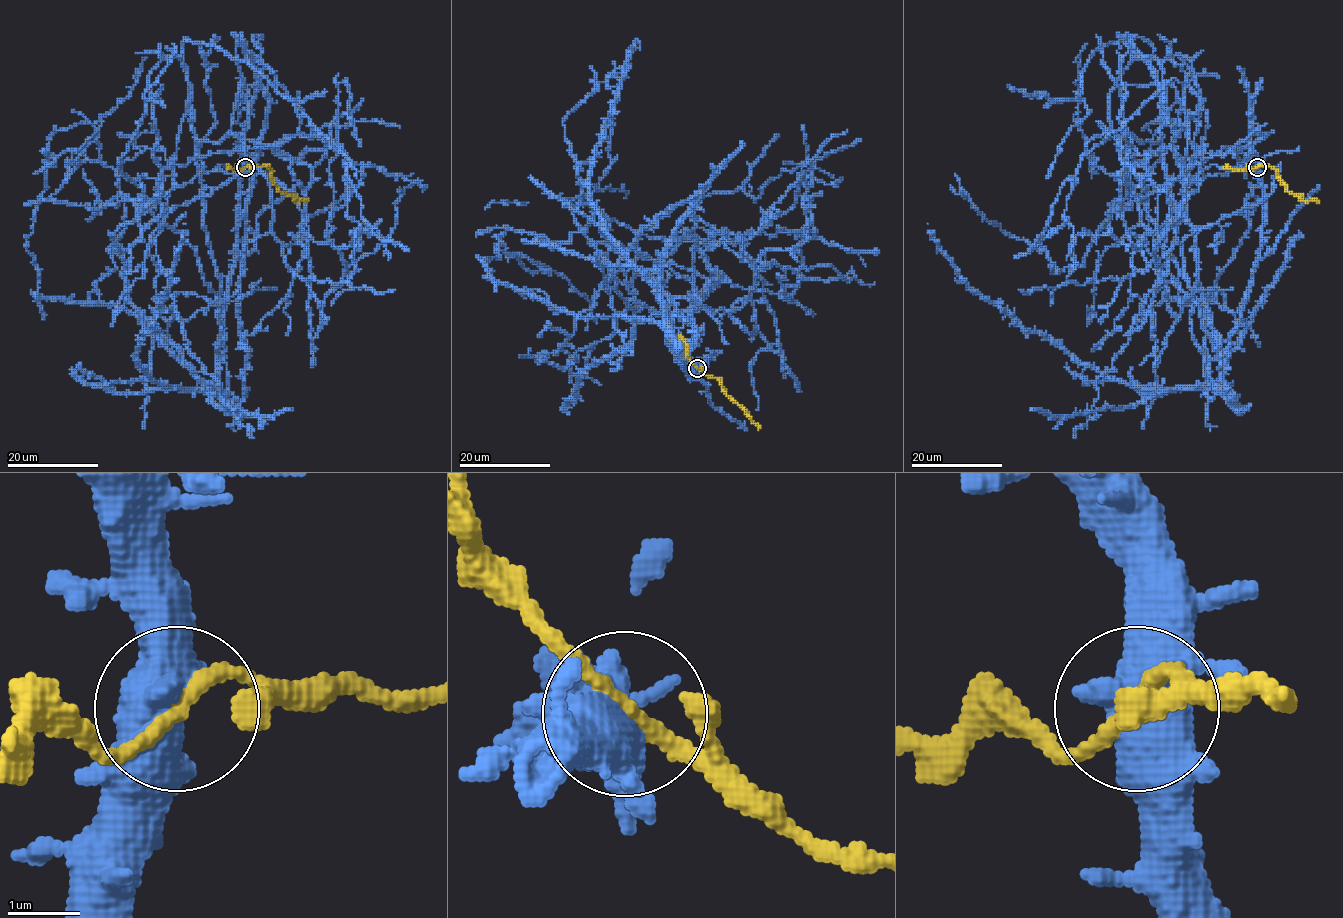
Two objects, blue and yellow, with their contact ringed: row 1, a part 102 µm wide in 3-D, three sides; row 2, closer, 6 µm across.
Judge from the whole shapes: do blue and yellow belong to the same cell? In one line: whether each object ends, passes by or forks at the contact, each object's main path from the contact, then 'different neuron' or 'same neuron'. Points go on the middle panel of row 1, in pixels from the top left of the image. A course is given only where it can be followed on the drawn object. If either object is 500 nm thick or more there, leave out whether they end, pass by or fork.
blue runs (697, 368), (678, 359), (672, 300), (647, 271), (633, 278), (640, 311), (607, 285), (640, 228), (705, 185); yellow runs (697, 368), (719, 379), (724, 393), (759, 429); same neuron

